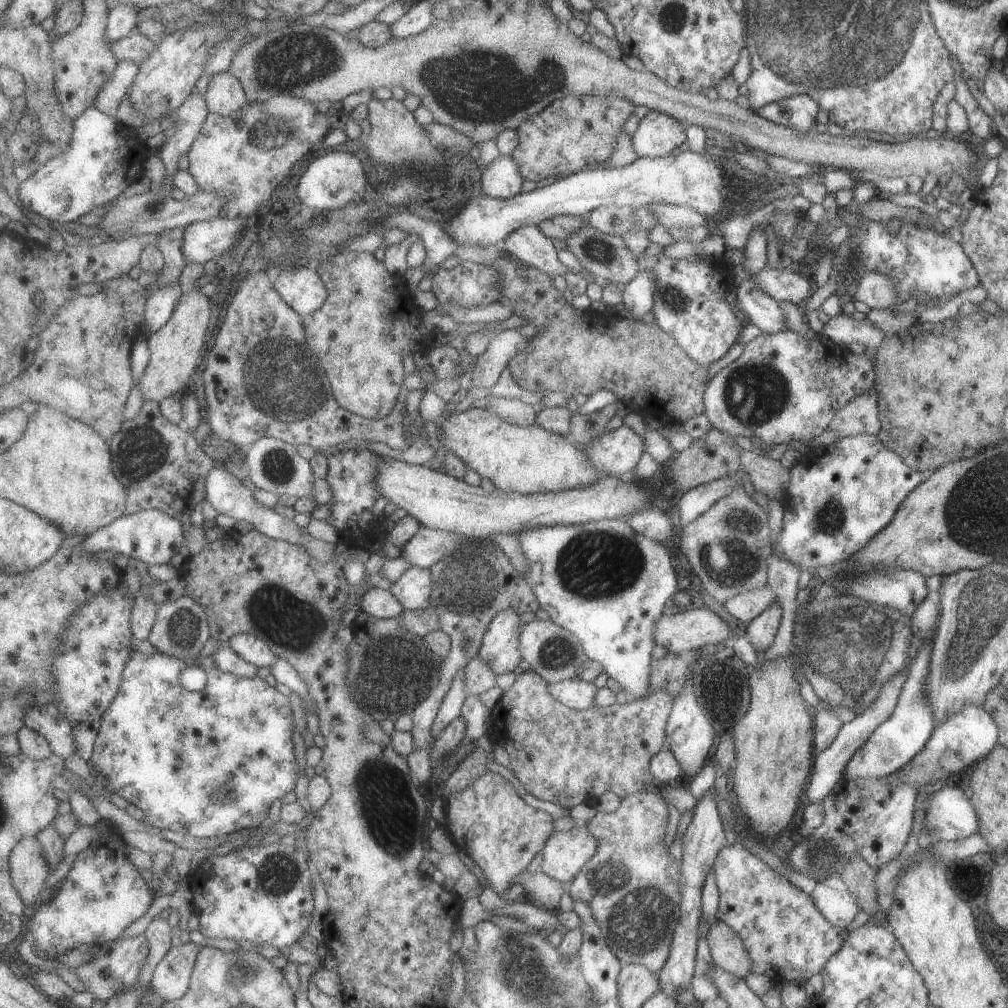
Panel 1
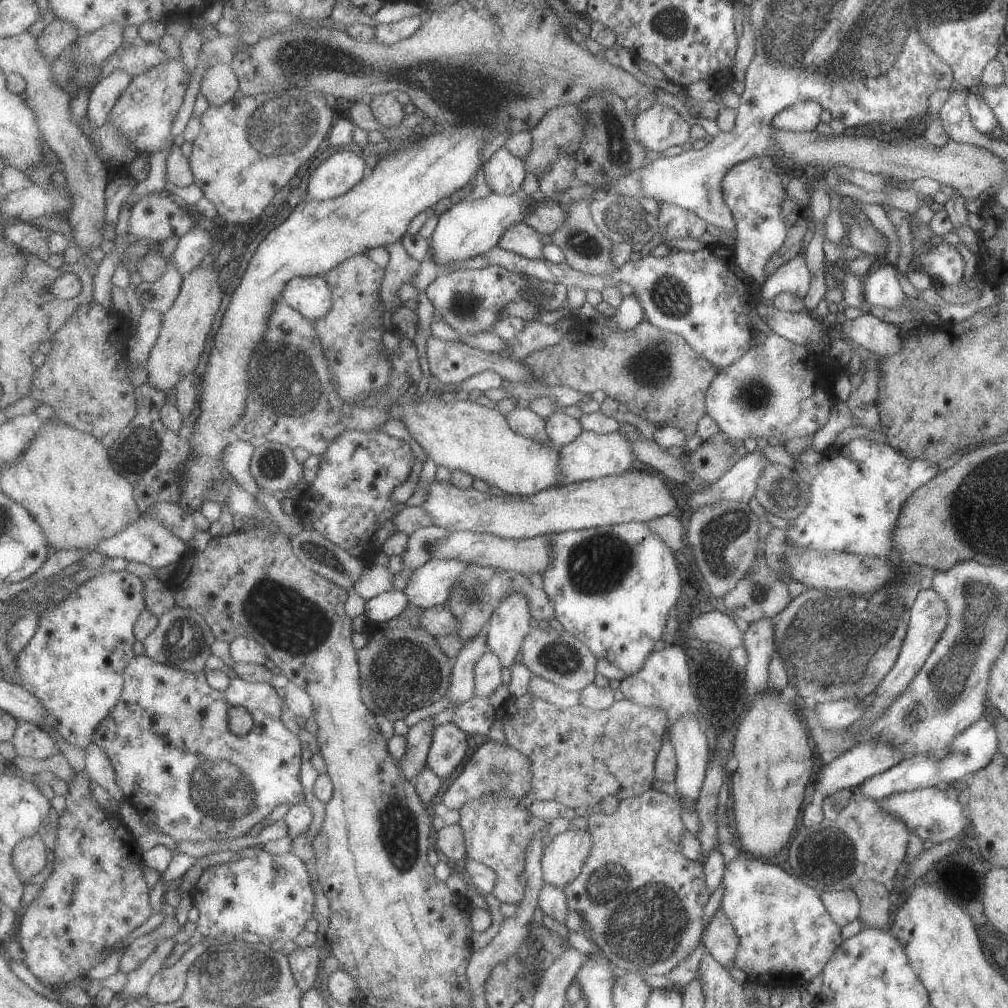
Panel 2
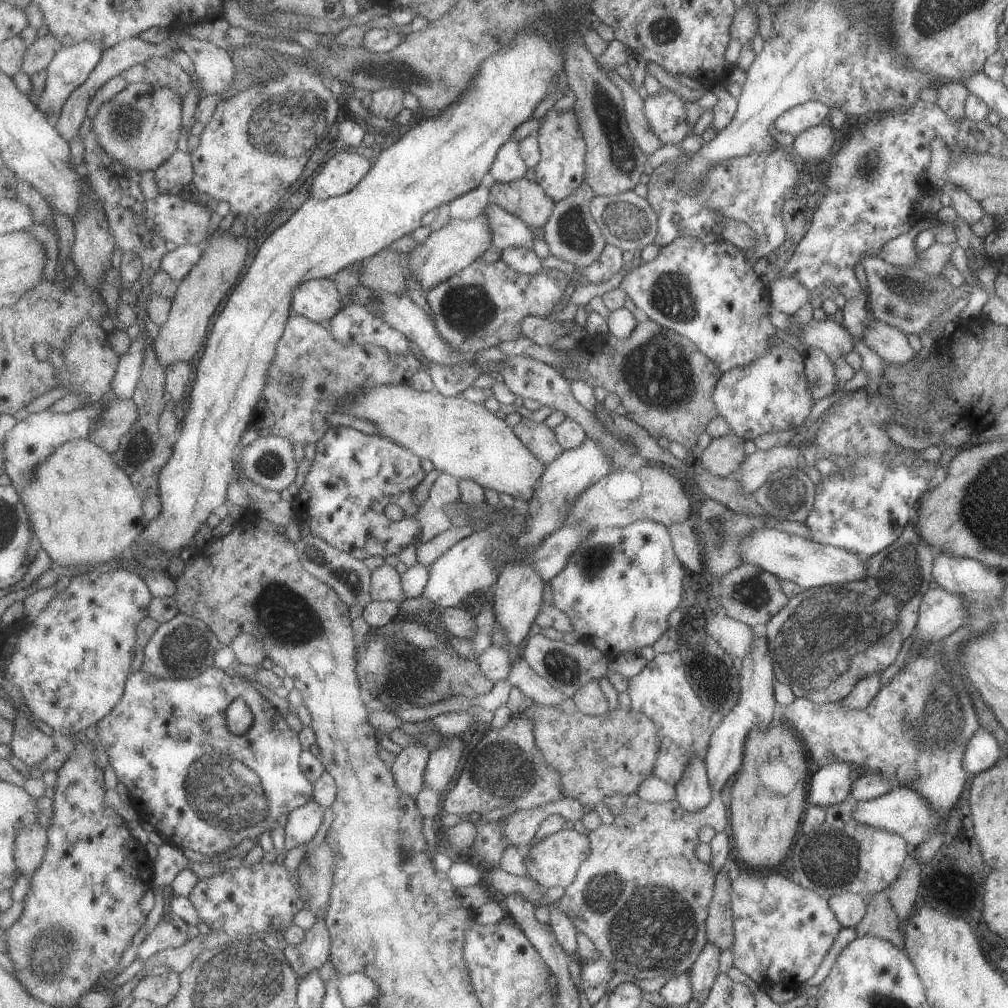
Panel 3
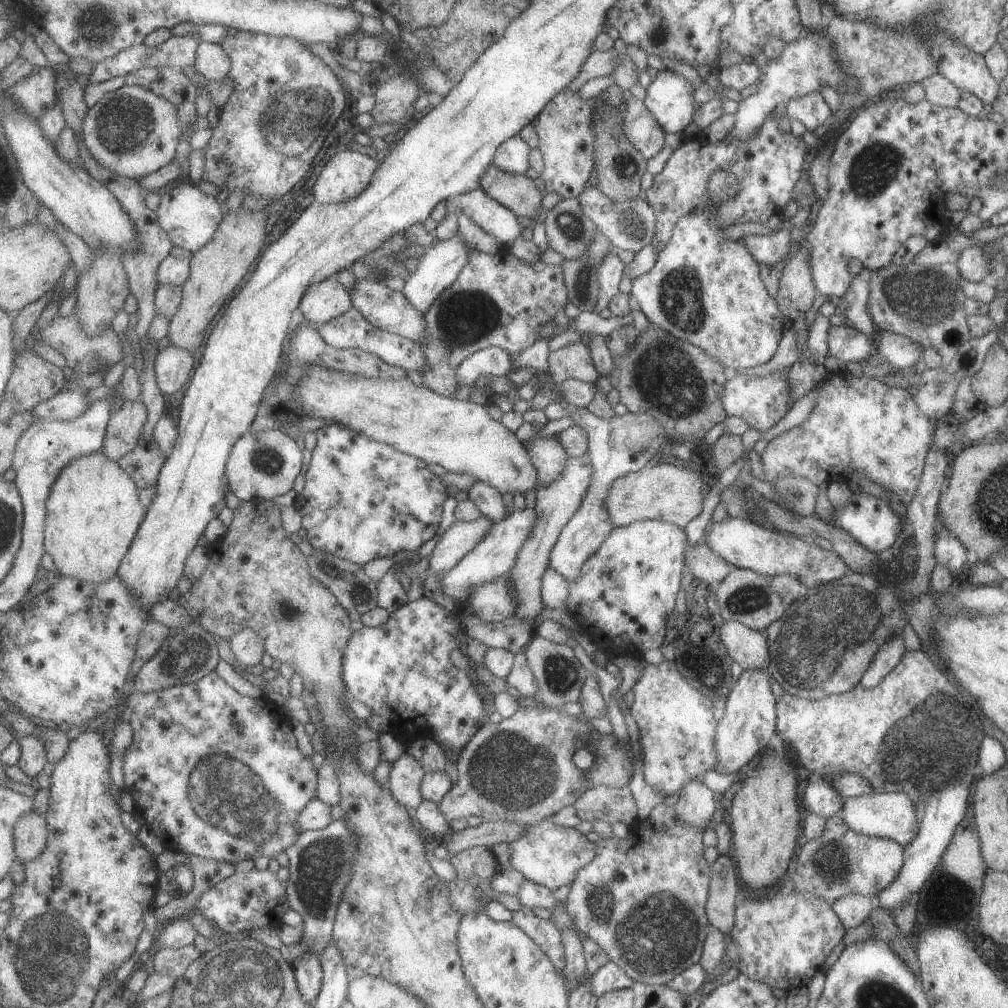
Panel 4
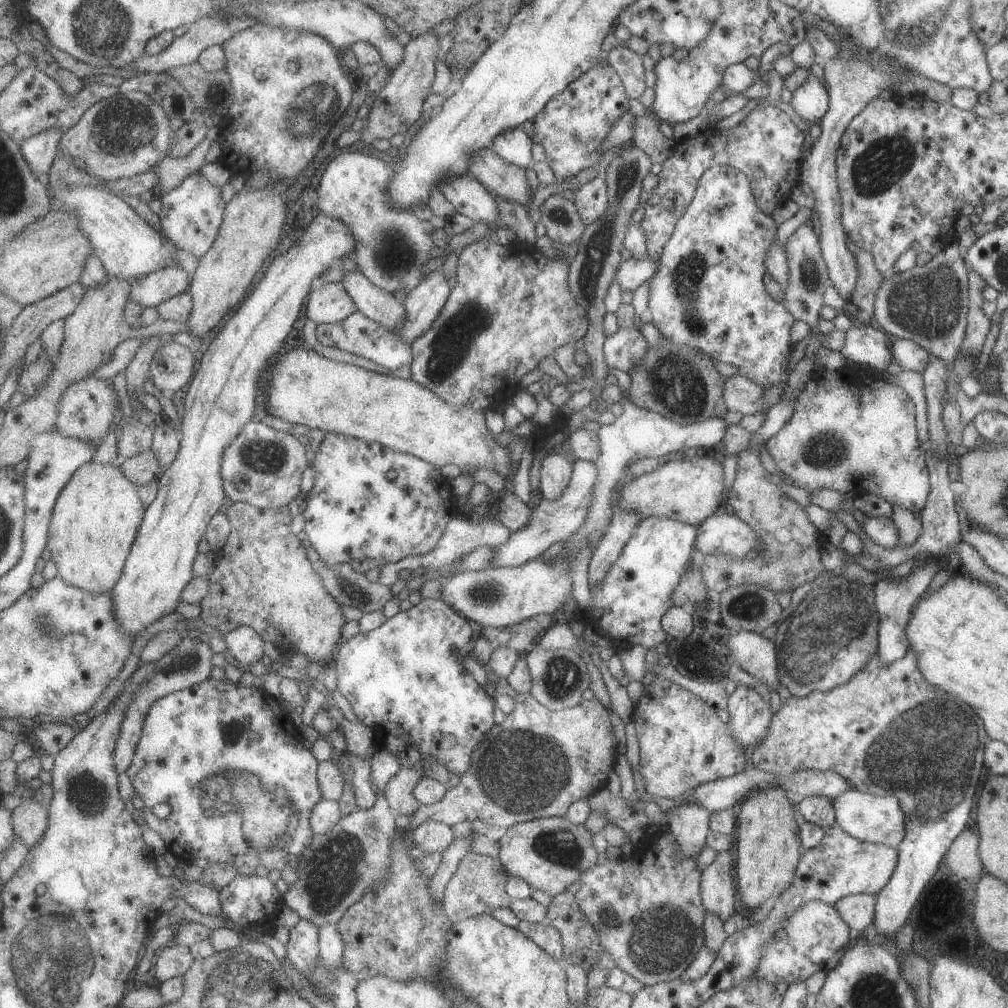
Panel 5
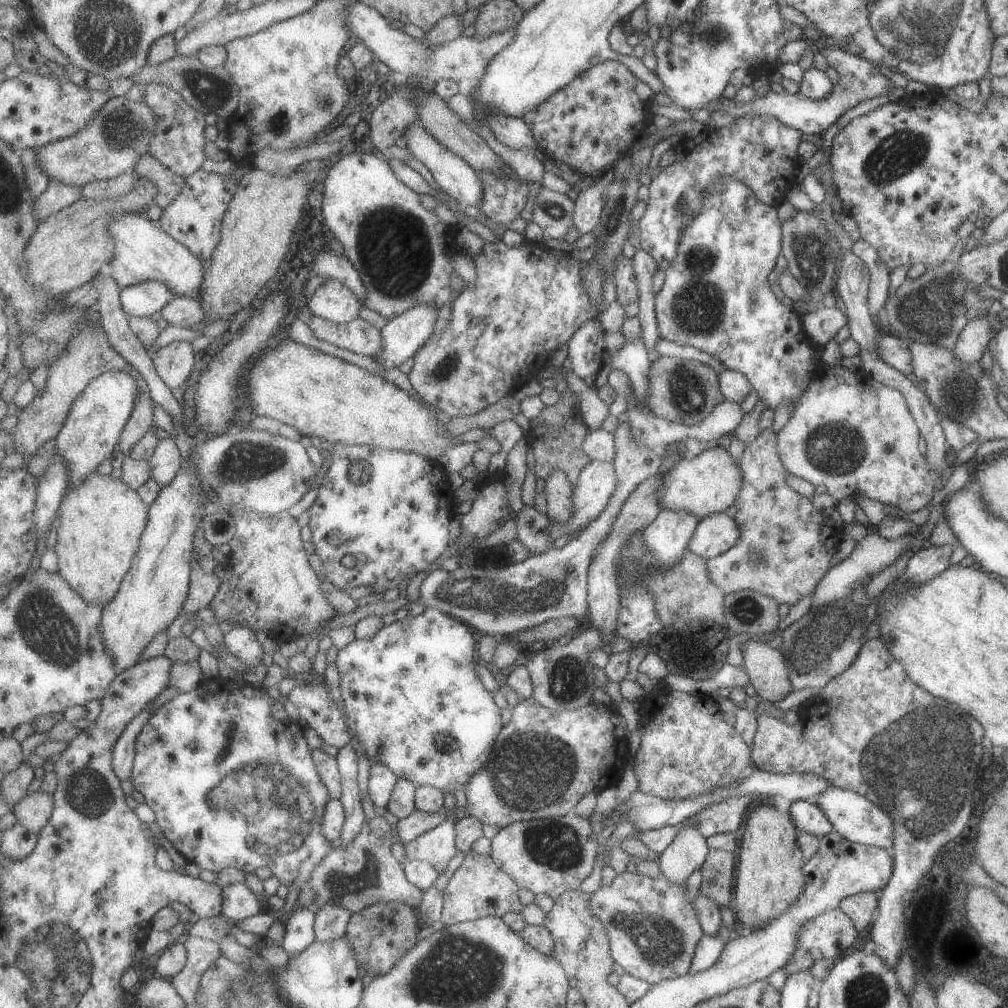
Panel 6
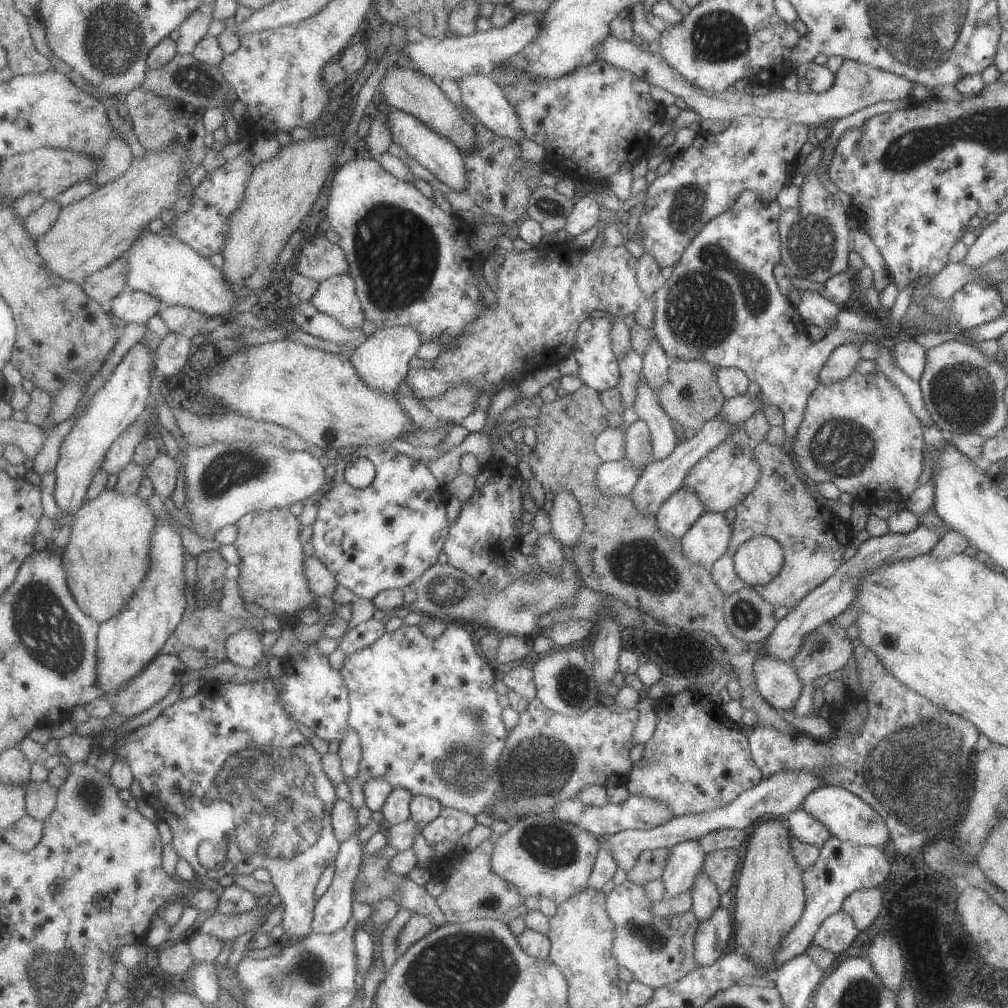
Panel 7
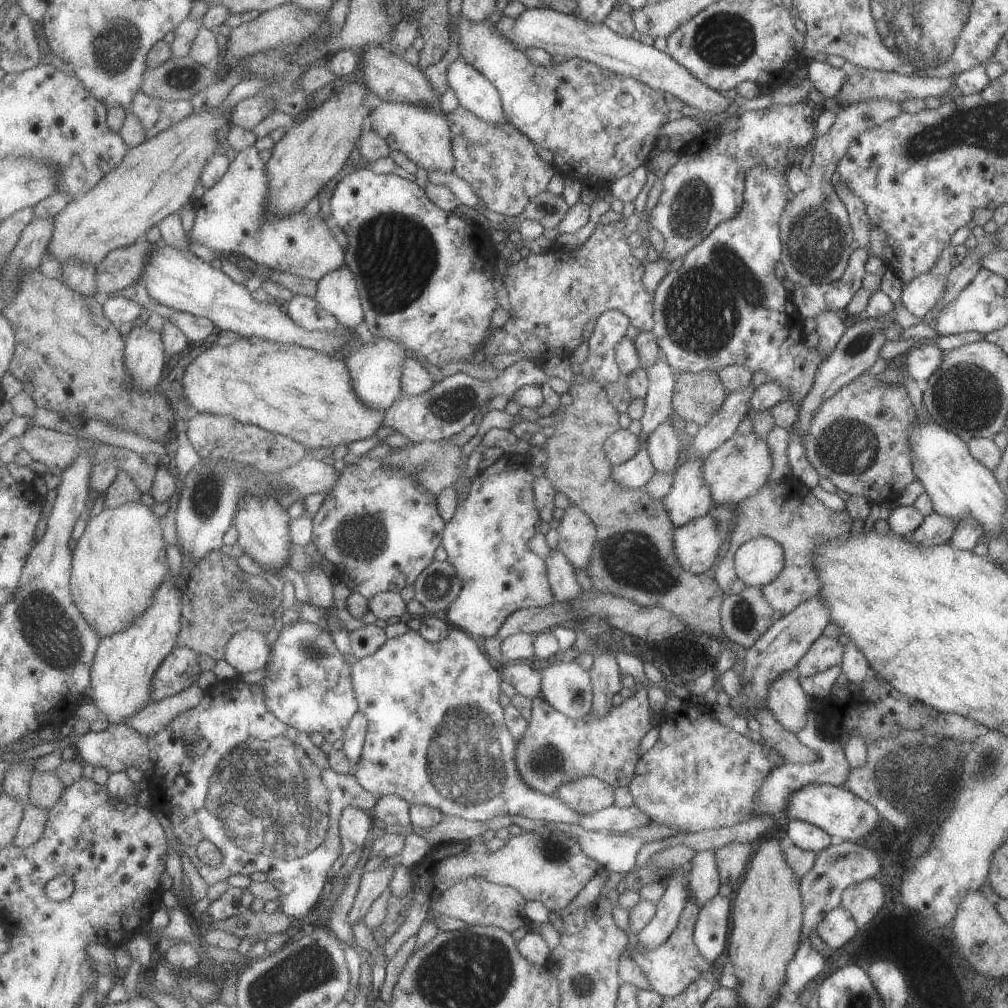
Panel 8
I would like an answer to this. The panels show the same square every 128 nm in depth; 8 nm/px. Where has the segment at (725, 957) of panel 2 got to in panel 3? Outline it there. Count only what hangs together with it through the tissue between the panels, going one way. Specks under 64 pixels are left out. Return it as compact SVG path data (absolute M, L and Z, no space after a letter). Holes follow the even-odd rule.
M725 865L715 874L715 887L707 916L707 940L715 944L721 952L730 949L735 941L733 912L731 909L731 884L735 868Z

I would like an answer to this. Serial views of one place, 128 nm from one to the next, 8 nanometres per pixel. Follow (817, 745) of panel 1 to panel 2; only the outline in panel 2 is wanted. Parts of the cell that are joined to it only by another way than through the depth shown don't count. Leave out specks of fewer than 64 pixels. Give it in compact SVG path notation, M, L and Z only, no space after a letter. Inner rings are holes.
M860 697L855 699L838 699L827 703L817 703L818 718L823 728L838 730L855 723L867 711L869 706L864 704Z

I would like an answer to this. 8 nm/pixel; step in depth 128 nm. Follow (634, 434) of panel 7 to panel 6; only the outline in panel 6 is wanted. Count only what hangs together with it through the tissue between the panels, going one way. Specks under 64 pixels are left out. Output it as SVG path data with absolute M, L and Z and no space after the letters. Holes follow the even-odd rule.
M627 424L621 426L617 436L624 439L616 443L613 461L618 486L612 492L606 508L586 526L580 538L573 538L564 548L550 548L548 552L533 555L526 561L511 561L503 568L496 564L462 565L454 572L438 568L430 572L423 582L419 603L425 609L440 608L487 635L498 635L503 639L512 639L518 632L541 626L553 619L586 619L587 575L596 548L612 530L626 498L636 490L638 484L658 474L663 462L663 453L632 442L630 426Z

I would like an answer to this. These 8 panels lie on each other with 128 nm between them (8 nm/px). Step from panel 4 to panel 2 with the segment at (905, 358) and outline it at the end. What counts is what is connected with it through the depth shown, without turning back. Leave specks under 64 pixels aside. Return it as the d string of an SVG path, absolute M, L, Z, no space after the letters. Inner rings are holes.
M868 311L854 320L847 319L832 326L832 331L837 337L850 337L879 357L898 354L904 346L902 330L898 324L880 320Z

